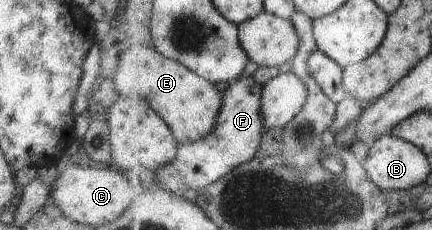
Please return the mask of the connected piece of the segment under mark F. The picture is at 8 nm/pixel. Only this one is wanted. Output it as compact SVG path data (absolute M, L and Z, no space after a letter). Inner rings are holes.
M254 76L239 78L232 82L225 93L225 107L221 111L215 131L199 141L185 143L181 155L165 171L161 171L161 181L167 189L181 193L181 189L207 189L227 177L239 165L253 161L264 142L267 132L264 120L264 89Z

